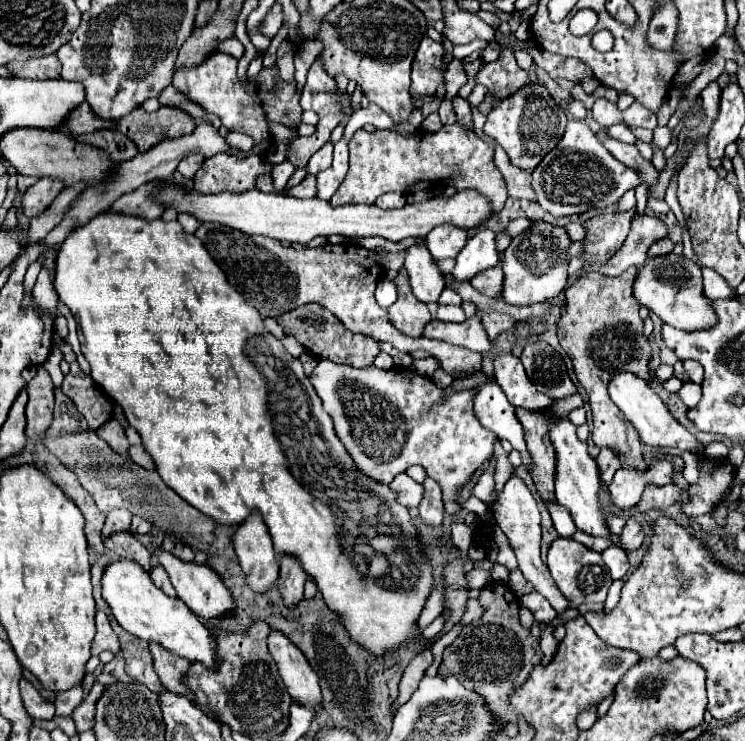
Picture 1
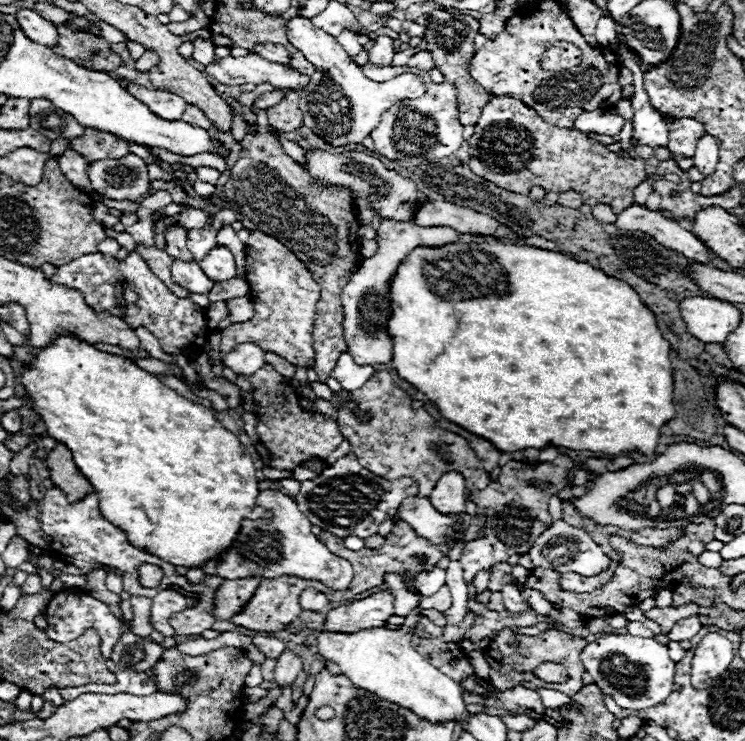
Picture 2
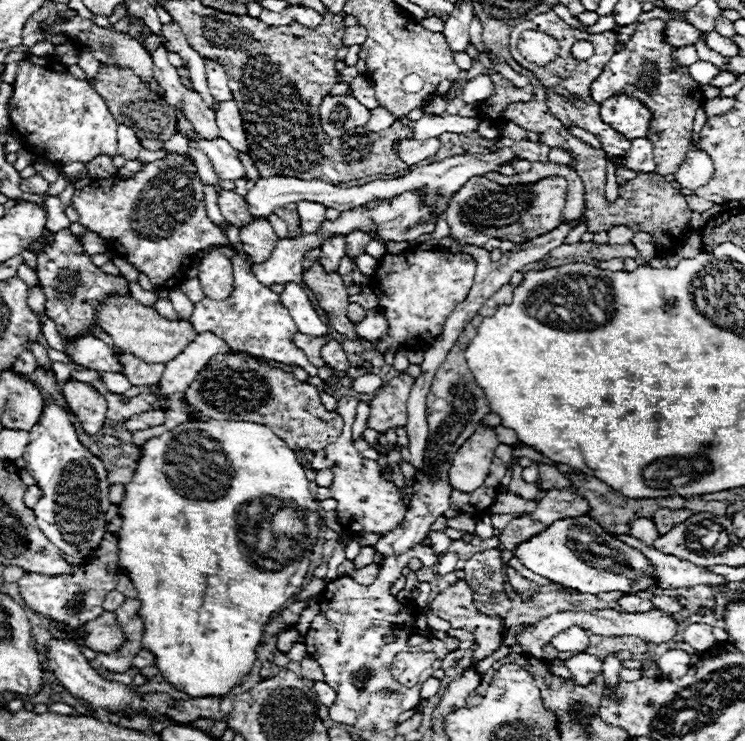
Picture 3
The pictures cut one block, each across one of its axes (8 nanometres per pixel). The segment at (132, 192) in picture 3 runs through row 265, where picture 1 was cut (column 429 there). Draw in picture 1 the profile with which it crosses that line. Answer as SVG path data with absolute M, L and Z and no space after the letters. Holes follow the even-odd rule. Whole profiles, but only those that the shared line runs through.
M444 124L438 132L426 132L416 130L414 134L398 134L394 130L356 130L356 134L350 140L350 170L346 174L346 180L340 184L336 194L330 198L332 206L342 204L374 204L378 196L386 192L400 192L400 194L412 194L418 190L428 190L430 184L442 184L442 186L454 186L458 192L462 190L476 190L490 202L490 210L494 216L498 216L504 208L504 202L508 198L506 184L502 174L492 162L492 148L482 142L472 130L466 130L460 124Z

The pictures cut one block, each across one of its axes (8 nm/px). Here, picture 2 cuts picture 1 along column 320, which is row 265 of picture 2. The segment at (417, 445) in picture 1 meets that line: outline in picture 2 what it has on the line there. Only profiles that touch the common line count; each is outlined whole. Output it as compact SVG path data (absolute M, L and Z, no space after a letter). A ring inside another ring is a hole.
M382 220L376 228L378 250L374 256L364 258L354 272L354 278L350 278L348 286L342 292L342 306L344 306L344 340L348 344L348 350L354 360L360 364L388 364L392 362L392 338L388 334L386 322L392 316L390 300L388 300L388 288L390 280L396 274L398 266L408 258L408 254L418 246L430 246L438 248L444 244L454 242L504 242L504 238L496 236L480 236L480 234L462 234L448 226L416 226L412 222L394 222L394 220Z

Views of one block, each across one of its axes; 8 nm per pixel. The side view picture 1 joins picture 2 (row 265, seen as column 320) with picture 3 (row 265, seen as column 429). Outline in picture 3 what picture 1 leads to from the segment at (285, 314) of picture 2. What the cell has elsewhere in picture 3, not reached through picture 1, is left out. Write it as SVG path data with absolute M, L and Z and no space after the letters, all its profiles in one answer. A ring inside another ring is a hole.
M344 256L344 258L340 260L338 274L342 276L342 280L344 280L344 284L346 284L346 286L354 284L354 280L352 280L352 262L350 262L350 258L348 258L348 256Z

